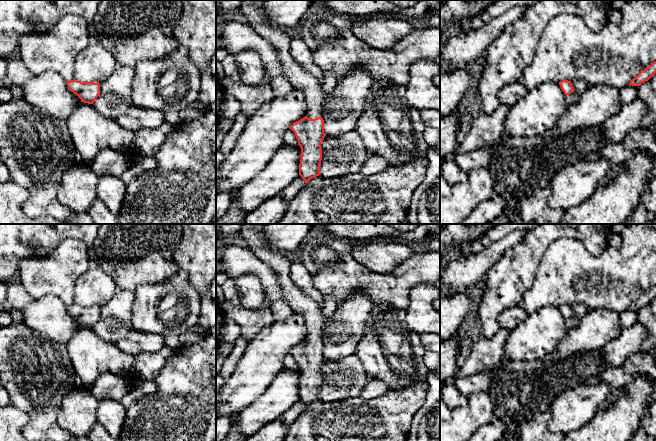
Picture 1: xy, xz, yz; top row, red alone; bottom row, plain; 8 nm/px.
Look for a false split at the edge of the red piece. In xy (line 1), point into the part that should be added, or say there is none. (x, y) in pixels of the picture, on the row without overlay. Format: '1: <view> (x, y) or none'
1: none

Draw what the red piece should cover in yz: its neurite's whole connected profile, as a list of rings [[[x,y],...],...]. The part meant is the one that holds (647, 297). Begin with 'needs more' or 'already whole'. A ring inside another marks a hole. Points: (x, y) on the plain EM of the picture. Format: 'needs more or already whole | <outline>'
already whole | [[[656,285],[649,291],[641,295],[635,302],[633,302],[629,309],[640,310],[642,307],[648,305],[656,297]]]

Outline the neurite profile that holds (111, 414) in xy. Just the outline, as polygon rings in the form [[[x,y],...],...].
[[[103,399],[98,403],[96,413],[97,422],[100,423],[116,441],[121,434],[126,417],[126,410],[119,401]]]

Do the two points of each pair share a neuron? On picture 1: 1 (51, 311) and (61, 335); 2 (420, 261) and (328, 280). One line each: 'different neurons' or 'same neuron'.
1: same neuron
2: same neuron

